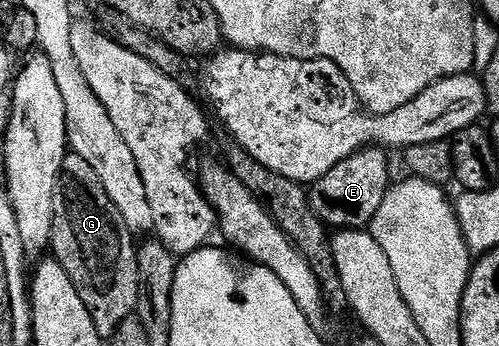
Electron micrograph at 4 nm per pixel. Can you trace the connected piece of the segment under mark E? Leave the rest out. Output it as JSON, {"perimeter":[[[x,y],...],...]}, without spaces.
{"perimeter":[[[366,147],[340,165],[328,169],[328,173],[324,173],[324,177],[320,177],[308,191],[318,220],[330,229],[362,229],[369,226],[392,186],[387,155],[383,148]]]}

